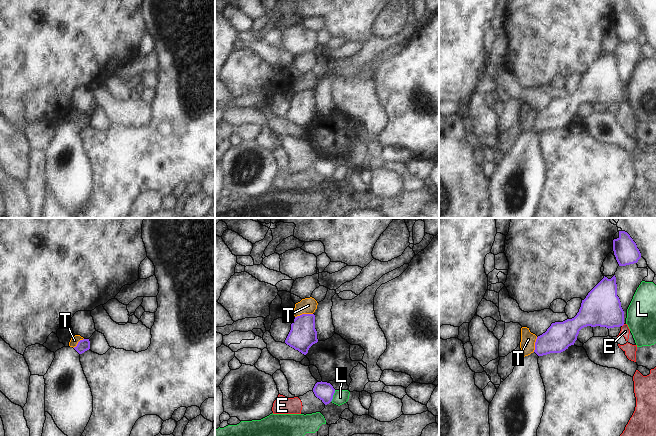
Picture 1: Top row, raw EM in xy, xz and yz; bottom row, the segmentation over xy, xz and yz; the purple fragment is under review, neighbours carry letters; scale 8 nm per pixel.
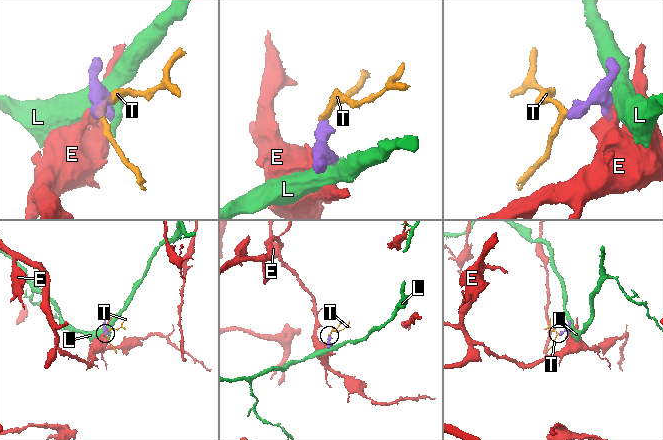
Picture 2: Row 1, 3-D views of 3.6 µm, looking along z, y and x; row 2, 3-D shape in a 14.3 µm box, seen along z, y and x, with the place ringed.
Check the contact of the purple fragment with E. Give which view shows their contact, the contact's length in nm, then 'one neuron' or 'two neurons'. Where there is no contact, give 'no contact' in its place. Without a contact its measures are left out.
no contact | two neurons

